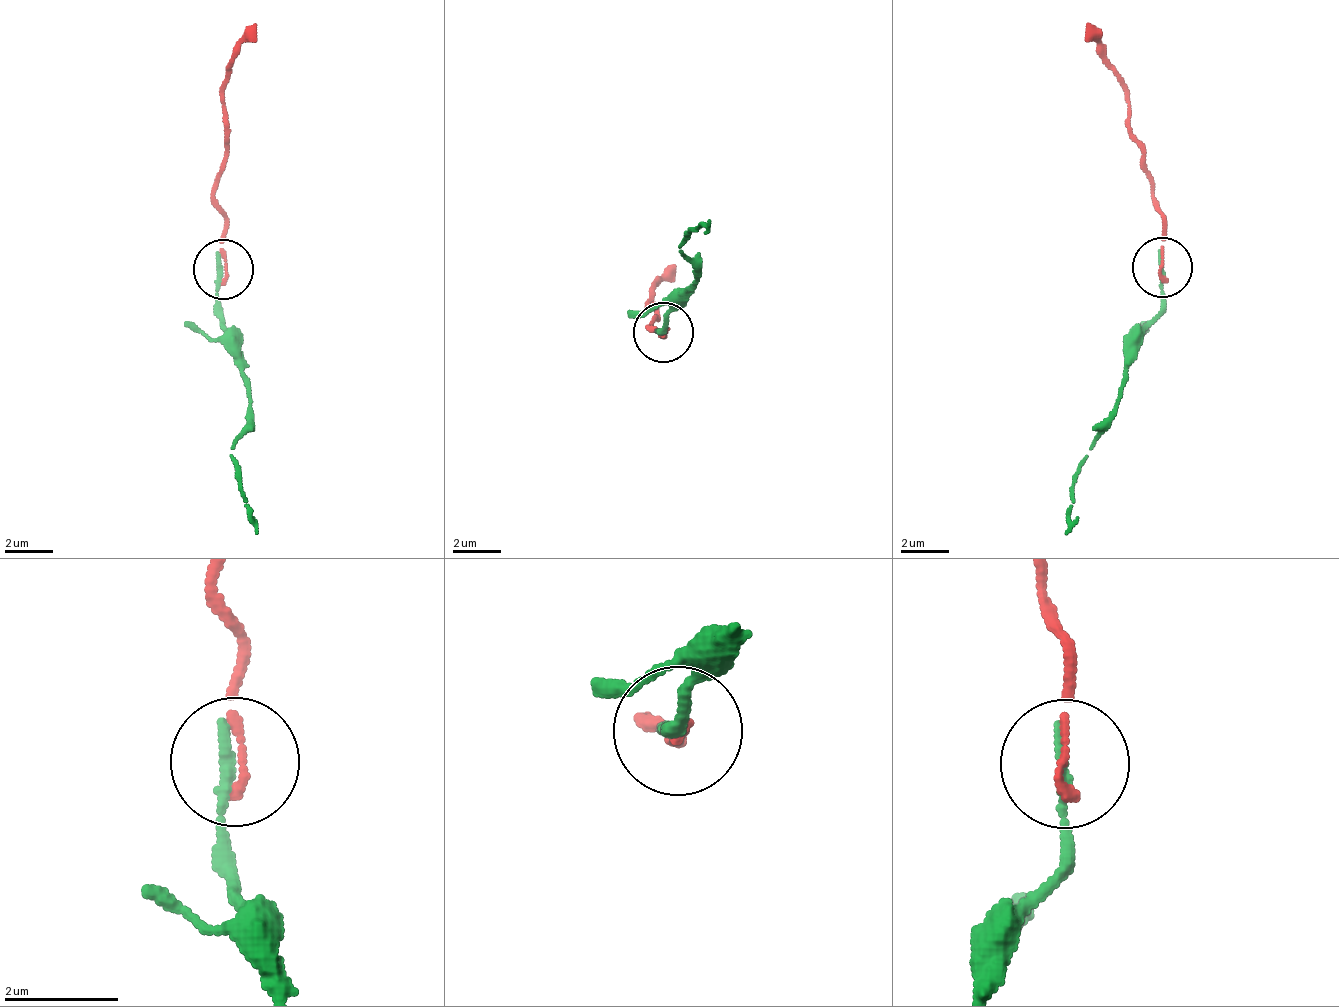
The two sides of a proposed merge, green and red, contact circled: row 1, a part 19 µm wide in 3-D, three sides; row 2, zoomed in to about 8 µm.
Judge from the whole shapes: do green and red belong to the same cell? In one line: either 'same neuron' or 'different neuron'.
different neuron

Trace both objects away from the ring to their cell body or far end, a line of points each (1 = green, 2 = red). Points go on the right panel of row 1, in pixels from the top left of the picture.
1: (1161, 268), (1160, 316), (1120, 393), (1114, 416), (1089, 454), (1066, 536)
2: (1161, 268), (1154, 179), (1143, 160), (1124, 83), (1084, 21)

